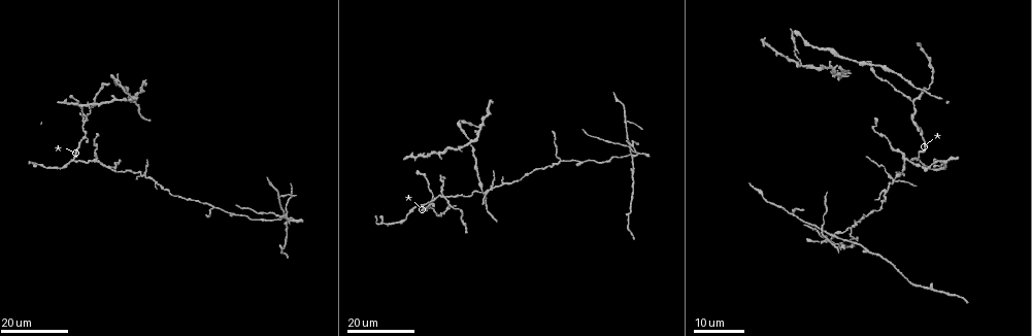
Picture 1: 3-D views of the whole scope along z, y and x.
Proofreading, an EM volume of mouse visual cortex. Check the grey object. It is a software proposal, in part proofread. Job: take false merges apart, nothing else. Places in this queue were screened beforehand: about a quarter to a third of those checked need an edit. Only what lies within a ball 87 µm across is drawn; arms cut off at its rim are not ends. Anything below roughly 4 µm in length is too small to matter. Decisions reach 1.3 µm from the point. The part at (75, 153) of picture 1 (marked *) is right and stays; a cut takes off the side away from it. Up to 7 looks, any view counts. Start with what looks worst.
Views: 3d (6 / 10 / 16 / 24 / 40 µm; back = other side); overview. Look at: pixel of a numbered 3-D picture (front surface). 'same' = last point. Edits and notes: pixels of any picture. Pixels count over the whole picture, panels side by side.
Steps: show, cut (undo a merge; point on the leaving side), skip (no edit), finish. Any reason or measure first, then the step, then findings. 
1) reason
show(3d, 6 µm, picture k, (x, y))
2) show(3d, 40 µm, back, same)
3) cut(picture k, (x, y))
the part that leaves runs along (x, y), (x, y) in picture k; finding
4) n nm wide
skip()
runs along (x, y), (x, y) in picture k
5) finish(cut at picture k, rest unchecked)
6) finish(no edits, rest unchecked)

arms part here
show(3d, 24 µm, picture 1, (100, 162))

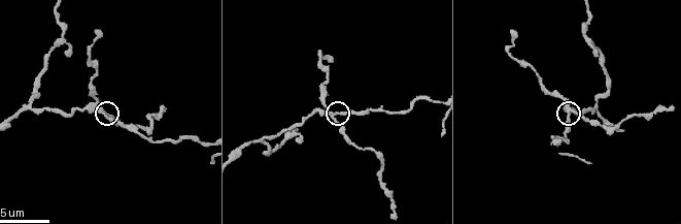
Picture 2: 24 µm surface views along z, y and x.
zoom in
show(3d, 6 µm, picture 2, (572, 113))

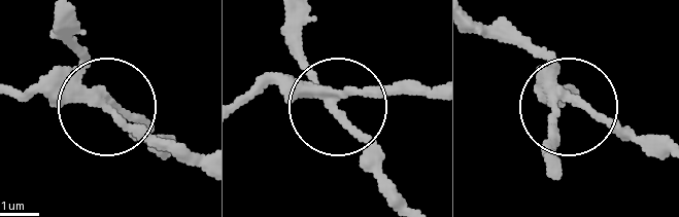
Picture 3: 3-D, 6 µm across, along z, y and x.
200 nm wide
skip()
runs along (239, 109), (269, 89), (317, 93), (383, 175) in picture 3; one neuron here

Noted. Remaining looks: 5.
show(3d, 16 µm, picture 1, (132, 100))

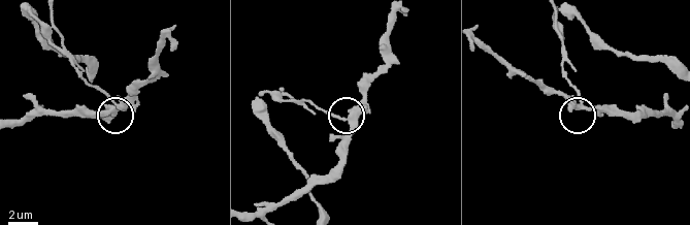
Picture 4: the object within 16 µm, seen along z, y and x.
show(3d, 6 µm, picture 4, (347, 118))

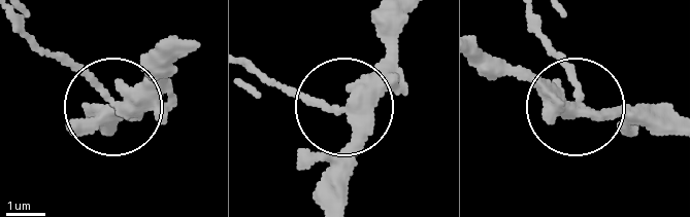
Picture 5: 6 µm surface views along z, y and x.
280 nm wide
cut(picture 5, (57, 60))
the part that leaves runs along (576, 94), (529, 8) in picture 5; a second neuron is stuck on

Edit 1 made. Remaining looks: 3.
show(overview)

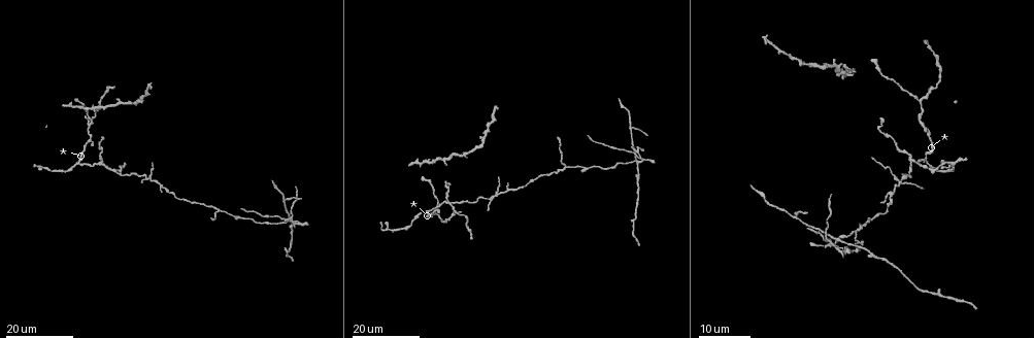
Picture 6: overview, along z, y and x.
branch point
show(3d, 24 µm, picture 6, (898, 183))

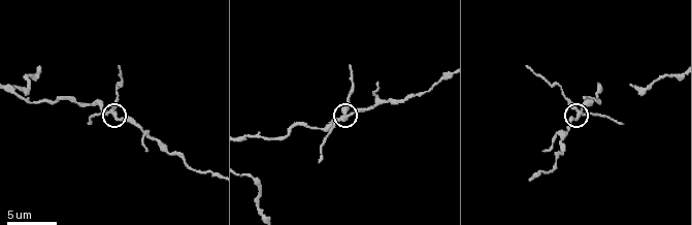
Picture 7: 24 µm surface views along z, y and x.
show(3d, 10 µm, picture 7, (577, 111))

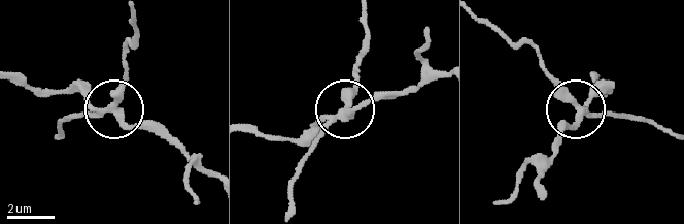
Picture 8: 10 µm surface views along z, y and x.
3 arms
cut(picture 8, (608, 110))
the part that leaves runs along (581, 107), (536, 51), (477, 19) in picture 8; two neurons meet here

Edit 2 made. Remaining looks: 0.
finish(cut at picture 5, cut at picture 8, rest unchecked)

